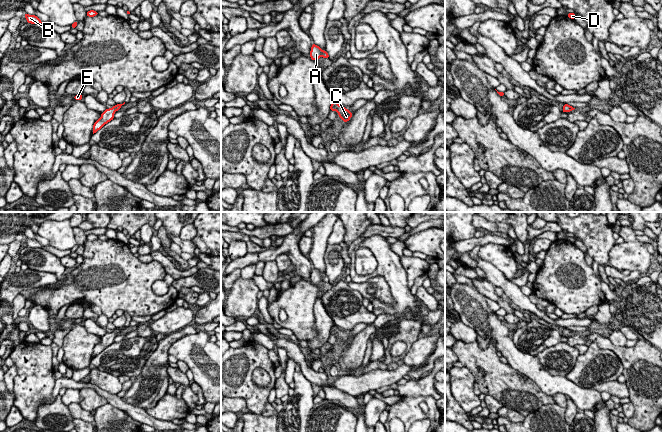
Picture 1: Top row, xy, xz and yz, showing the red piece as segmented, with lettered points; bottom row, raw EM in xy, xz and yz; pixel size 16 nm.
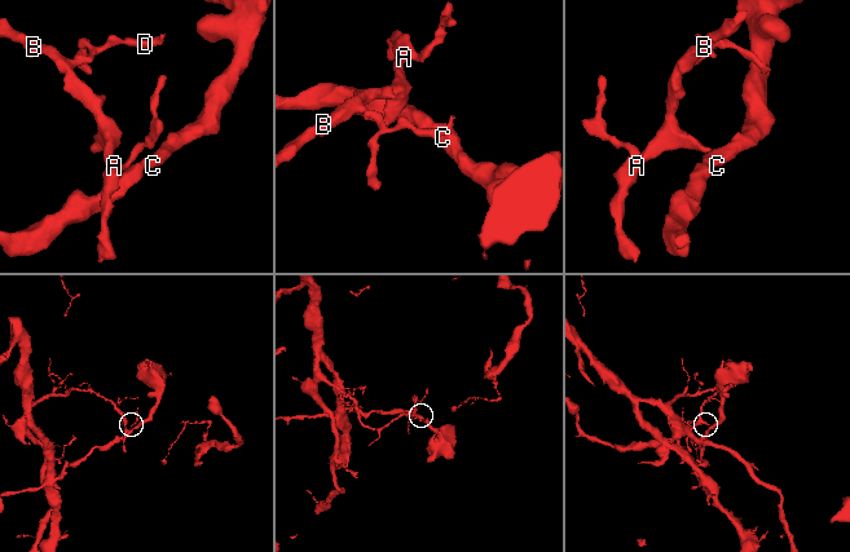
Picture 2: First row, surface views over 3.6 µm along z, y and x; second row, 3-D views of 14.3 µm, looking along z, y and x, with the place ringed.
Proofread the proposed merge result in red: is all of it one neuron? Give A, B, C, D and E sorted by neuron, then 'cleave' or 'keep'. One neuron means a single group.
A B C D E; keep

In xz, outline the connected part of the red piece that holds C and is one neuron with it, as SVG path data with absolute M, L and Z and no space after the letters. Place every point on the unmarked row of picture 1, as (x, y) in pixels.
M333 325L330 330L331 335L337 335L338 340L343 343L343 346L347 346L352 341L352 337L344 330L340 330L336 325Z

